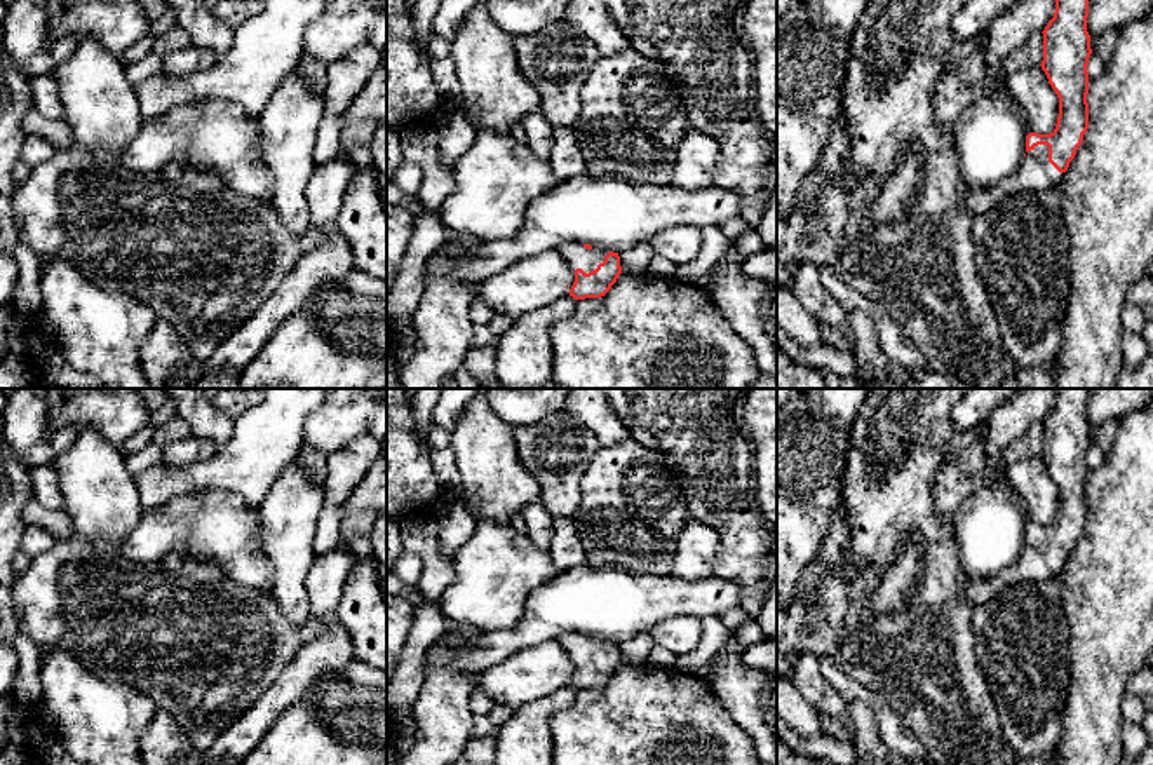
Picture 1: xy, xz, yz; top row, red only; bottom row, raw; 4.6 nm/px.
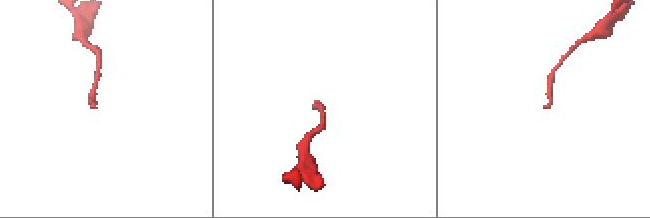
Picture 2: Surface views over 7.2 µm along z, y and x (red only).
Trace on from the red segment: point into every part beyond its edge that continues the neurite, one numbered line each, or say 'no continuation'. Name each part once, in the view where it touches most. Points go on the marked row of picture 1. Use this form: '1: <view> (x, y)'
1: yz (1035, 168)

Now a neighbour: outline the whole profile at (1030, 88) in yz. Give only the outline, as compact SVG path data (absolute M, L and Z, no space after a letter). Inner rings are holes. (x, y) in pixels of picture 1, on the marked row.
M1042 66L1008 71L1005 87L1021 105L1029 132L1054 132L1059 117L1059 98Z

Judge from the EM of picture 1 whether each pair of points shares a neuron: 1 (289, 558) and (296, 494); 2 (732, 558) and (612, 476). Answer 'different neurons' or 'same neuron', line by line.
1: same neuron
2: different neurons

